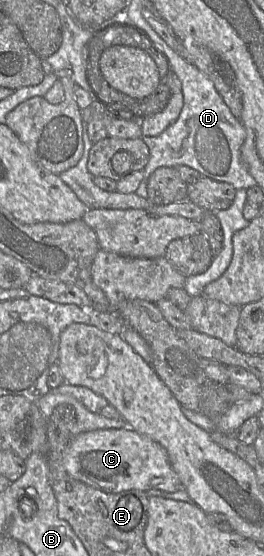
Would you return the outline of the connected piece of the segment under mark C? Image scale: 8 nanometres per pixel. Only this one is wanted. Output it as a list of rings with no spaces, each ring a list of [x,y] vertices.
[[[131,428],[94,430],[73,437],[65,449],[63,465],[73,478],[106,493],[151,489],[176,492],[181,488],[167,451]]]

